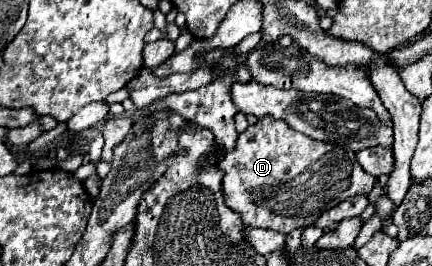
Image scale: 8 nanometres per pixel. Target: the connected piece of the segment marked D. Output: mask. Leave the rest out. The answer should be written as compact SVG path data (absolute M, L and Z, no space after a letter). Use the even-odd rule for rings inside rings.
M271 116L257 120L243 134L239 134L235 148L219 160L219 168L225 172L223 176L225 202L231 210L235 210L243 218L243 224L251 228L269 228L281 234L289 234L295 228L311 226L323 212L327 212L329 208L337 206L347 198L359 194L367 196L377 182L377 178L367 174L357 162L355 154L345 146L317 142L297 130L291 130L287 122L273 120Z

